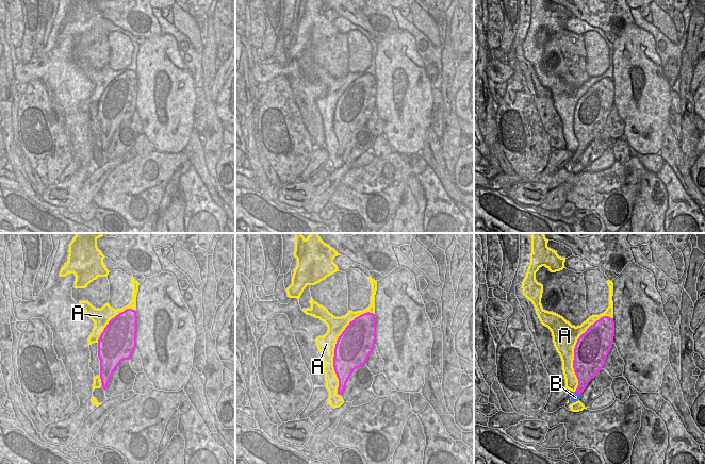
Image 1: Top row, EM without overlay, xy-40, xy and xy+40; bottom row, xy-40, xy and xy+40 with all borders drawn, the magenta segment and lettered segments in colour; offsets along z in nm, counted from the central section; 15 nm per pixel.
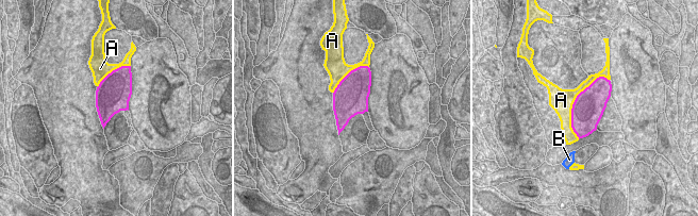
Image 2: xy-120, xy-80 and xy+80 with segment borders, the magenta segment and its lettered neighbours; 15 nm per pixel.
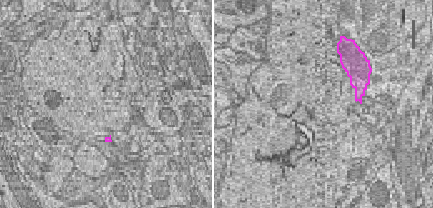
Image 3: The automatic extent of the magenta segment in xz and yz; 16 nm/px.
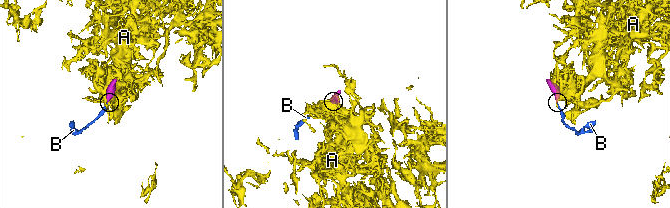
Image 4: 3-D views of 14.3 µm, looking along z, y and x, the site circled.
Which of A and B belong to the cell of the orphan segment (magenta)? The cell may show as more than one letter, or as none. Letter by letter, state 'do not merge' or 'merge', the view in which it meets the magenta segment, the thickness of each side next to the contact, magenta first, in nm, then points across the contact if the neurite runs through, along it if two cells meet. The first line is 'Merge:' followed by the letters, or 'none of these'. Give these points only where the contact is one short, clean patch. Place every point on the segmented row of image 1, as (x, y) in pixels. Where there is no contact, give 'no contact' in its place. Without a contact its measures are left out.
Merge: B
A: do not merge | xy | 500/280 nm
B: merge | xy+40 | 190/130 nm | across xy+40 (584, 378), (577, 393), (575, 397)

